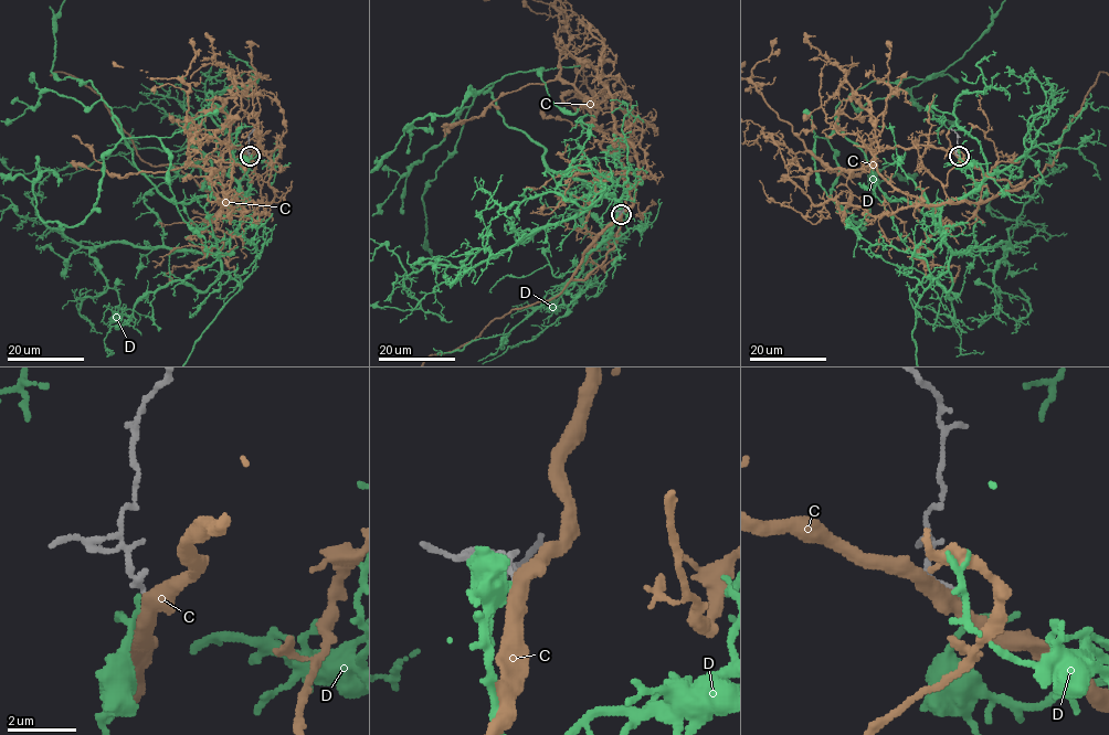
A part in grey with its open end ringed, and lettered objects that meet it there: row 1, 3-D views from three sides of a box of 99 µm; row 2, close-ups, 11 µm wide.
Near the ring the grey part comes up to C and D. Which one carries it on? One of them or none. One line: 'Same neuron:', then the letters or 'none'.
Same neuron: D

